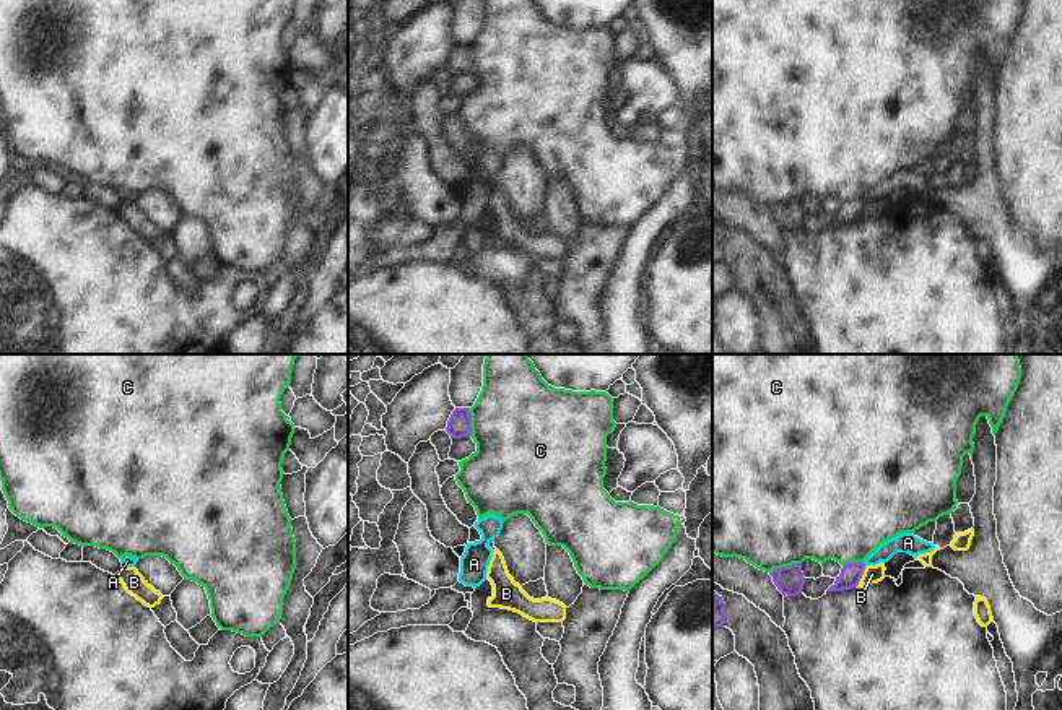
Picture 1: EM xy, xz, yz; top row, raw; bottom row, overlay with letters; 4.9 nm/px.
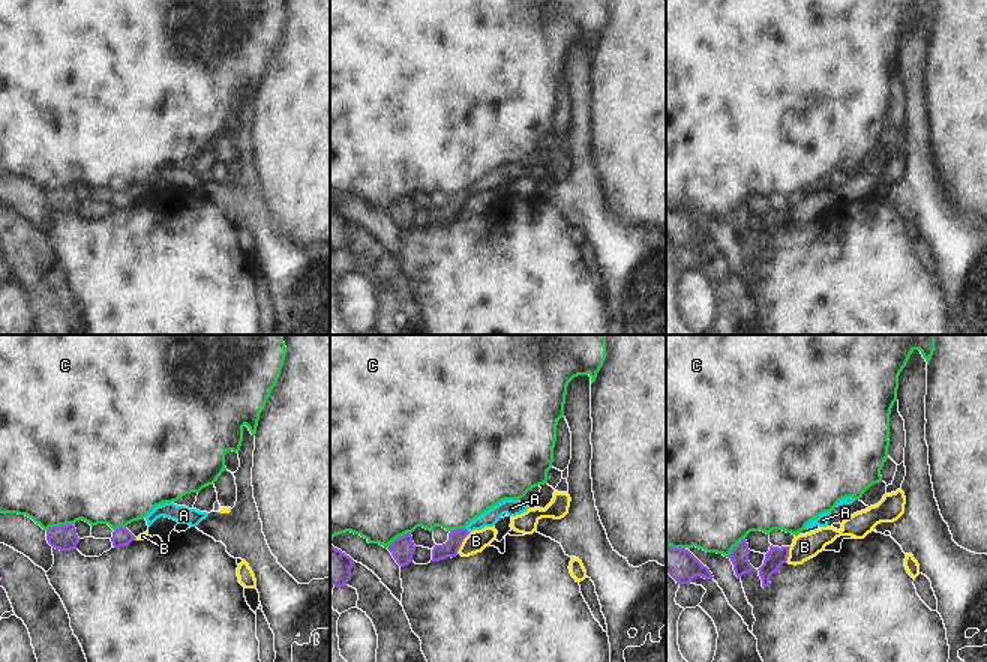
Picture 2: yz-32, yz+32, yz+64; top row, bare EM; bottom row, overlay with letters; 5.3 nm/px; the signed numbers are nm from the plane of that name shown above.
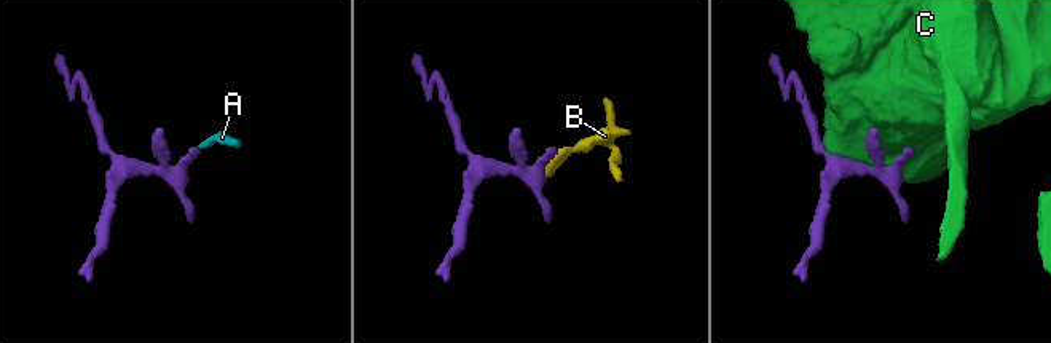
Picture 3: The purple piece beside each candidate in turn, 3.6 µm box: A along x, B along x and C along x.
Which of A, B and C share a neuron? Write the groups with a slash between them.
A / B / C

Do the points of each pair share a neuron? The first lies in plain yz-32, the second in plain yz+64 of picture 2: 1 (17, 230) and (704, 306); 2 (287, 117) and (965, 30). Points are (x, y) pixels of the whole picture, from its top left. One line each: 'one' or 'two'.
1: two
2: one

